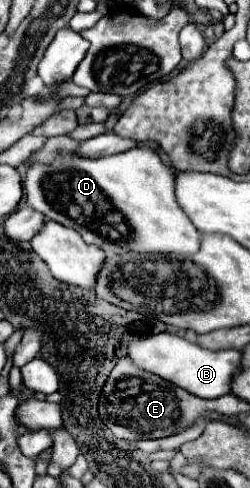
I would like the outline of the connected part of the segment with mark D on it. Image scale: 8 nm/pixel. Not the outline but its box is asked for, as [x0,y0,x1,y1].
[24,147,200,255]

